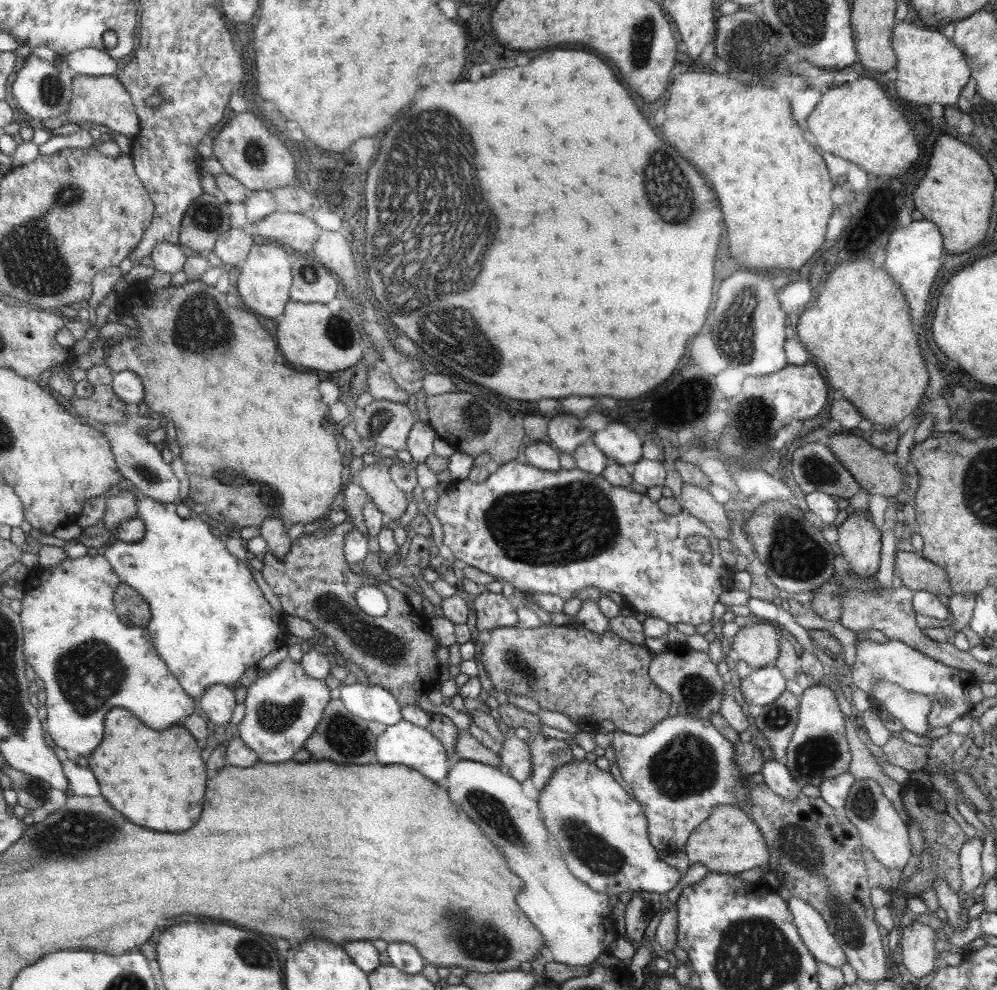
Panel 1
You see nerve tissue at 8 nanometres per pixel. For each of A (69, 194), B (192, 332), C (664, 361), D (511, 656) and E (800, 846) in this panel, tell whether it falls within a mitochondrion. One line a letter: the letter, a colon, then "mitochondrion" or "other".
A: mitochondrion
B: mitochondrion
C: other
D: mitochondrion
E: mitochondrion

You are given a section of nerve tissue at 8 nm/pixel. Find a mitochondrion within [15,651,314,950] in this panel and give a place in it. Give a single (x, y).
(74, 833)

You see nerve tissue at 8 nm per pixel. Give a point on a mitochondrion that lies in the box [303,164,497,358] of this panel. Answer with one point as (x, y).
(338, 331)

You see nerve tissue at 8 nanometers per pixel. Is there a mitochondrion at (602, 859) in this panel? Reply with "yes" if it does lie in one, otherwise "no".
yes

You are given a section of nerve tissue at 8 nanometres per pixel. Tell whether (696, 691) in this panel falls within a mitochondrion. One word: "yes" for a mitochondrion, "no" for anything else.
yes

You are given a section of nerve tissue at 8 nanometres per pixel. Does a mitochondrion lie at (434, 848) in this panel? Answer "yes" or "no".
no

